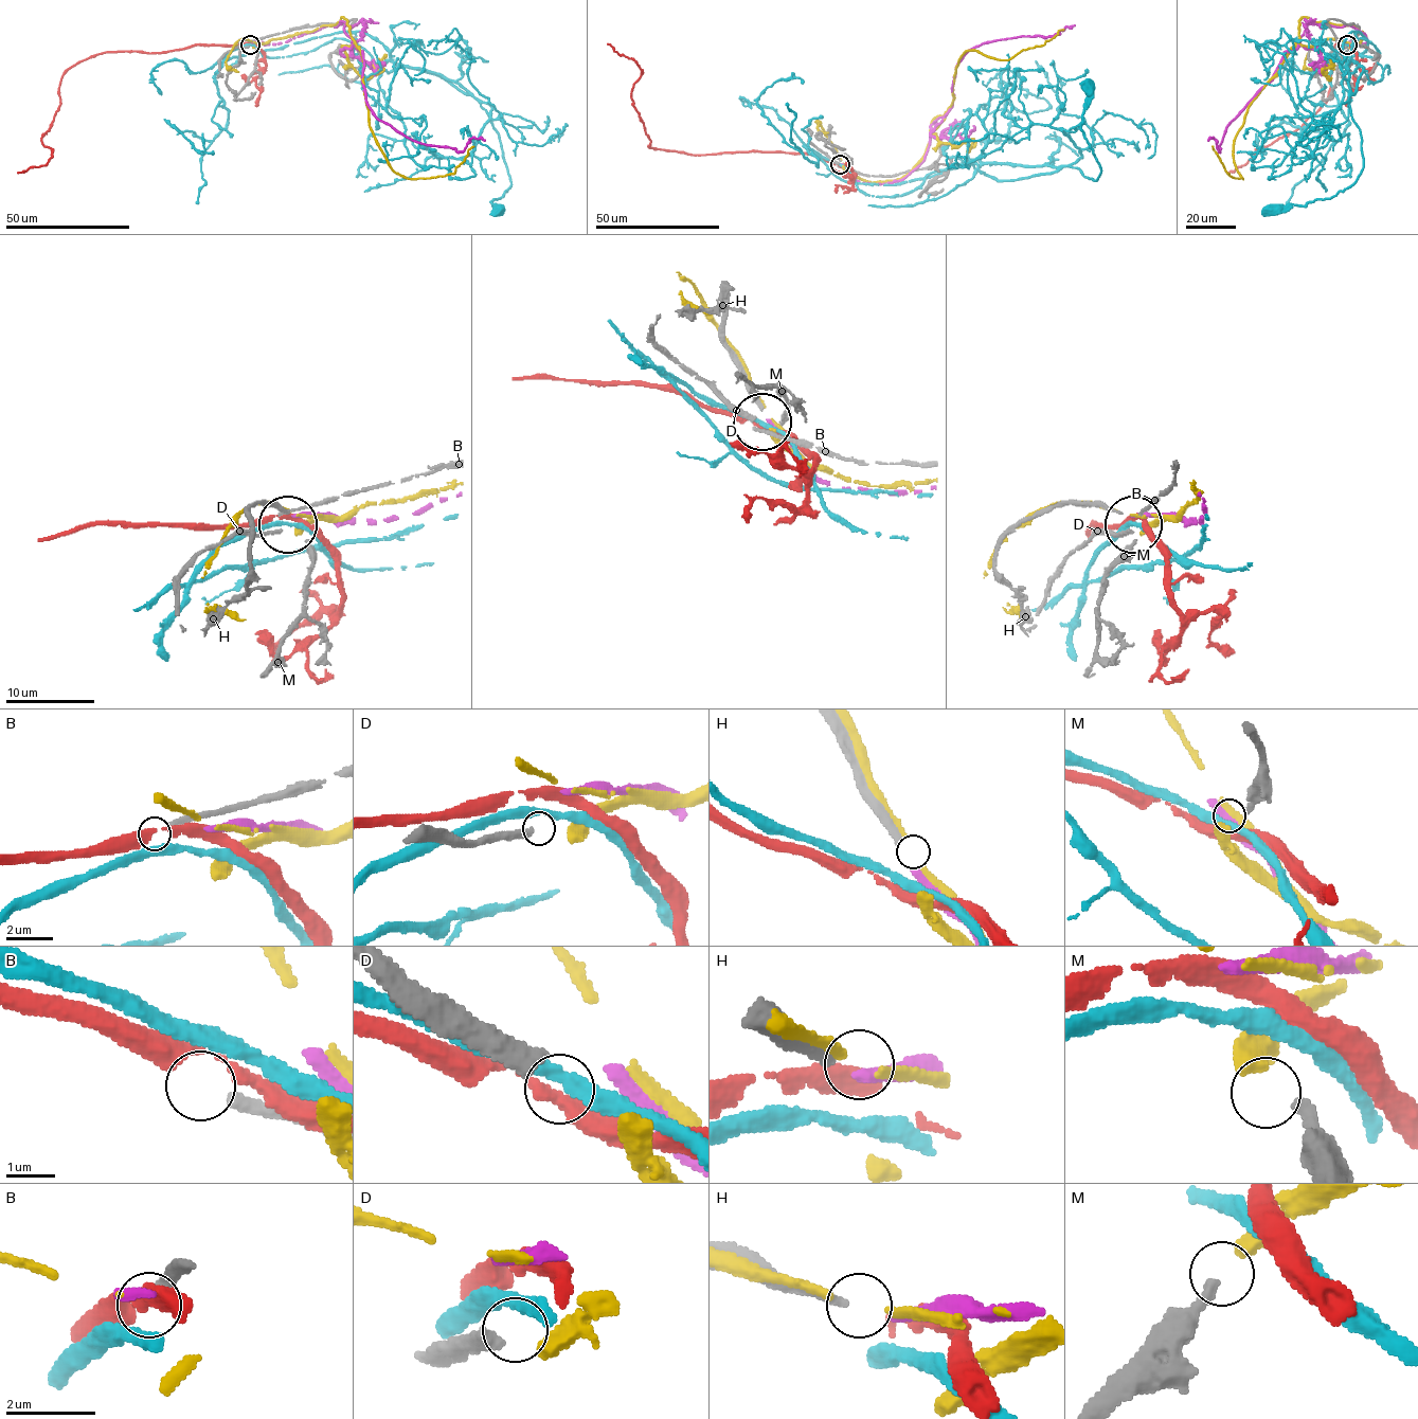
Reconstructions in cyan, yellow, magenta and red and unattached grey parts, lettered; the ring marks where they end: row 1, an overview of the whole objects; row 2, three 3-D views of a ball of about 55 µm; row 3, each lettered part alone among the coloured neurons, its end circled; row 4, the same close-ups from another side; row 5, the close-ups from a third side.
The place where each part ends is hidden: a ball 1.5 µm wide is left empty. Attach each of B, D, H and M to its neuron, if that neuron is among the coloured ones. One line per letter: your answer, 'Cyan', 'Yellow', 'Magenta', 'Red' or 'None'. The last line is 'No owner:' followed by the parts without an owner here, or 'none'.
B: Red
D: None
H: Magenta
M: Yellow
No owner: D

